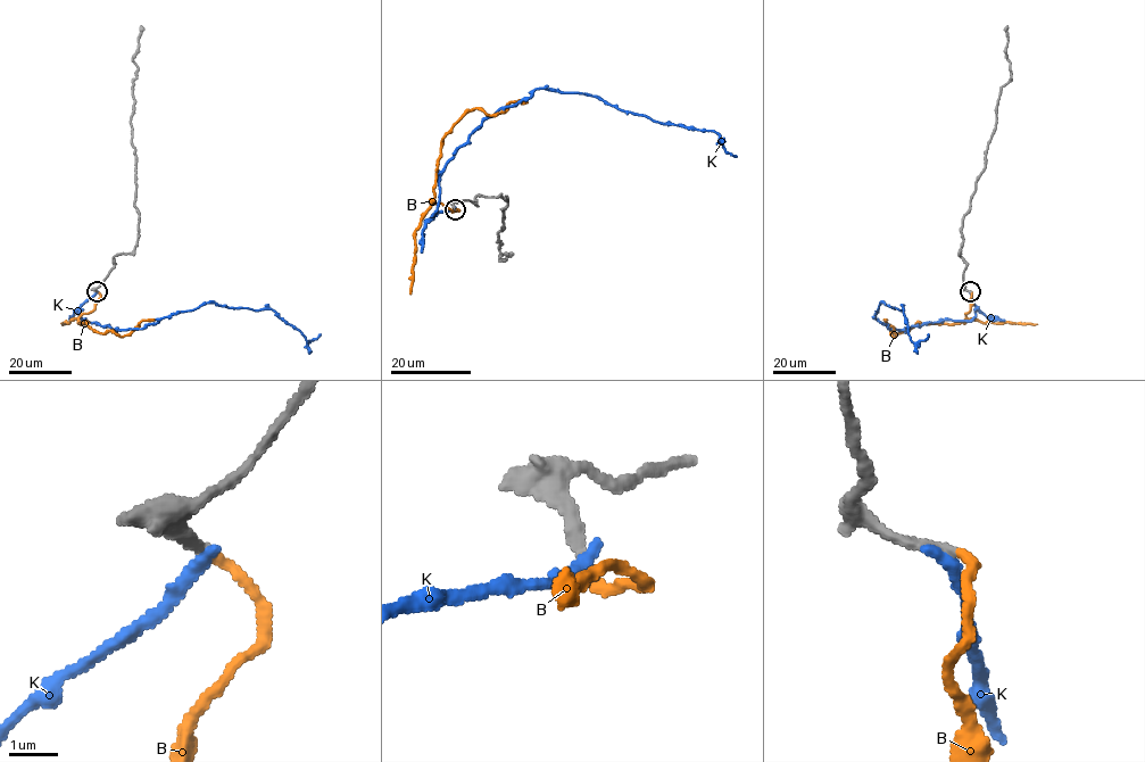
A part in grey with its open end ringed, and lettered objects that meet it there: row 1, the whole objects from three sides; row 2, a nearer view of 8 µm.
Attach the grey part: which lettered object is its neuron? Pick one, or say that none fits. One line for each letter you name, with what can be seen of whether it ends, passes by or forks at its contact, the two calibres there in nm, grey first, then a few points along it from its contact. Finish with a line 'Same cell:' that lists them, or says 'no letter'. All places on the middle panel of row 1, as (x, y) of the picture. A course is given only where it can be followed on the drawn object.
B: it ends | 240/240 nm | via (454, 209), (431, 201), (444, 135), (475, 108), (494, 115), (512, 101), (527, 102)
Same cell: B

